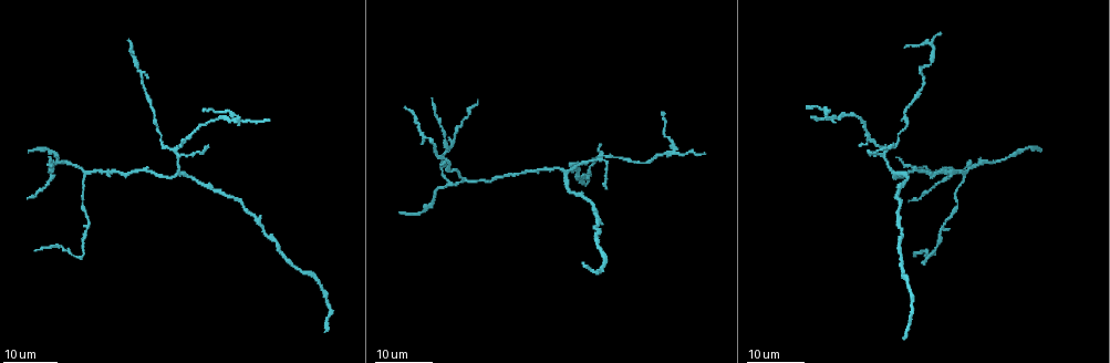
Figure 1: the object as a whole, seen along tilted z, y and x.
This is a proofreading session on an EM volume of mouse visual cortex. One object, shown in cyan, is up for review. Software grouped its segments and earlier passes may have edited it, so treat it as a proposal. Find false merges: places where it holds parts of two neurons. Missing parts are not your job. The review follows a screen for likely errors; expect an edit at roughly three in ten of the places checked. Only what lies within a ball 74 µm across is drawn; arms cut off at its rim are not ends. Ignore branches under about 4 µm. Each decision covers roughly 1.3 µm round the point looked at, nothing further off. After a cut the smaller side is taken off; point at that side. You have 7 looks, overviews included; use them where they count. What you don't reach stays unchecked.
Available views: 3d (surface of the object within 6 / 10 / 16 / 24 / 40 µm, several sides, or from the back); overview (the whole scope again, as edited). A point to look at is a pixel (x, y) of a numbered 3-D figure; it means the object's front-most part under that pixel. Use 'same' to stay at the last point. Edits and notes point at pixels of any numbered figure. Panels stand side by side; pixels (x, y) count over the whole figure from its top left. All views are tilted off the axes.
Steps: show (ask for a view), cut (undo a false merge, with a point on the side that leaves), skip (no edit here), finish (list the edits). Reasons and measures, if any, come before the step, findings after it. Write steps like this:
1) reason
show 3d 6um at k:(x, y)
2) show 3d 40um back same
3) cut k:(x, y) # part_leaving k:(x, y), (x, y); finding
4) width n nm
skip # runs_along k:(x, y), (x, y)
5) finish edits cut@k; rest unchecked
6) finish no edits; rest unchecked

three arms meet
show 3d 24um at 1:(179, 173)

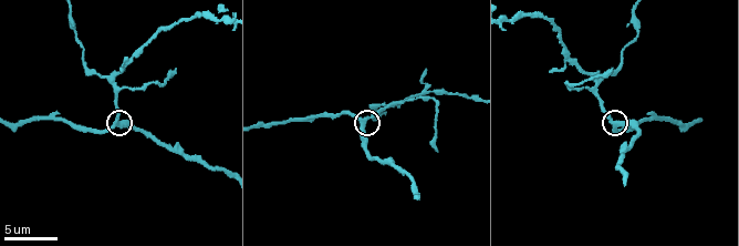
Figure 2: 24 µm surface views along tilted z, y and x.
zoom in
show 3d 10um at 2:(618, 121)

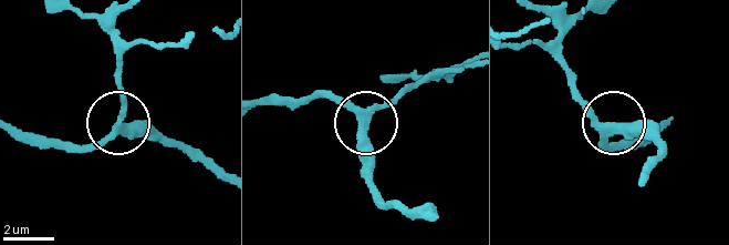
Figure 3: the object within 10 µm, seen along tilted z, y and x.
arms 3
skip # runs_along 3:(615, 143), (606, 147), (611, 123), (571, 85); all the same neuron

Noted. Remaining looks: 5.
small branch off a trunk
show 3d 10um at 2:(106, 78)

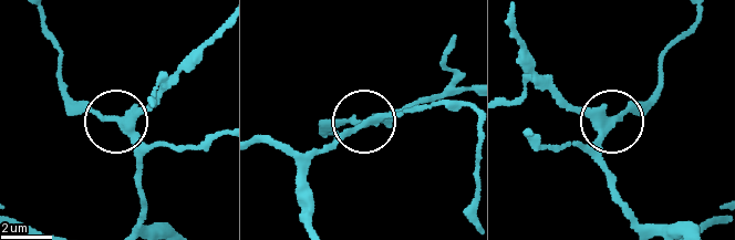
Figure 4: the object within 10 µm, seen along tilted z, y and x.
side_arm 28 um; arms 3
cut 4:(74, 111) # a second neuron is stuck on

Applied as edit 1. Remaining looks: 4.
show overview

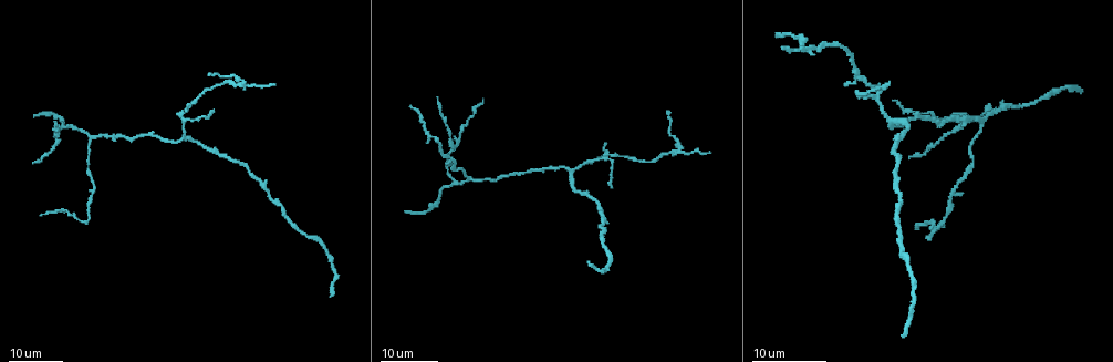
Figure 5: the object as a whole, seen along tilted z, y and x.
three arms meet
show 3d 24um at 5:(92, 136)

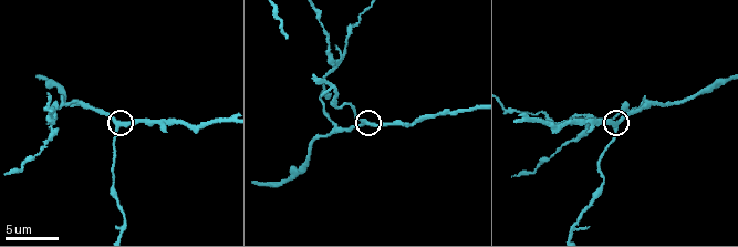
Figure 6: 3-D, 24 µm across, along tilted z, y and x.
show 3d 10um at 6:(117, 127)

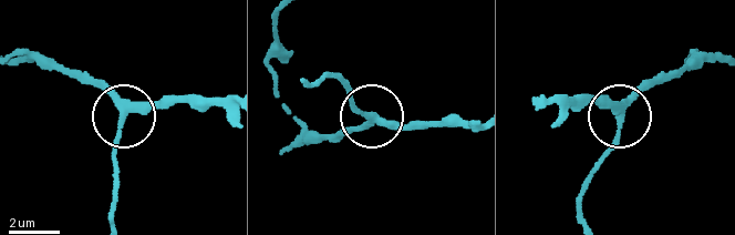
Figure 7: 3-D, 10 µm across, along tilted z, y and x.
arms 3
skip # runs_along 7:(229, 100), (144, 100), (120, 111), (94, 78); one neuron here

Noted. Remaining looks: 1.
thick turns thin
show 3d 10um at 6:(115, 184)

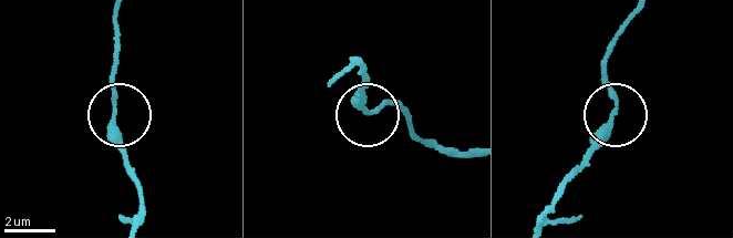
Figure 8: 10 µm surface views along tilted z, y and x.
cut 8:(117, 133) # part_leaving 8:(615, 99), (609, 135), (548, 217); a second neuron is stuck on

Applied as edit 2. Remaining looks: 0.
finish edits cut@4, cut@8; rest unchecked

